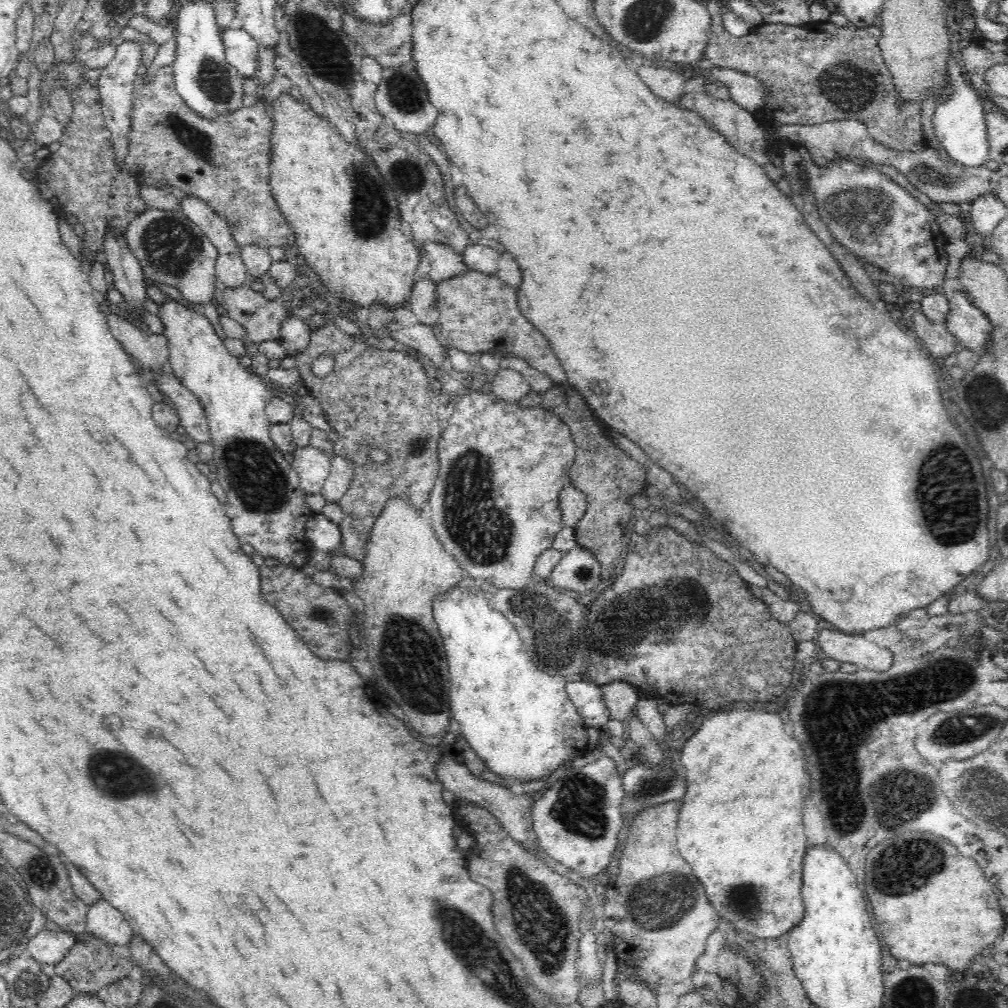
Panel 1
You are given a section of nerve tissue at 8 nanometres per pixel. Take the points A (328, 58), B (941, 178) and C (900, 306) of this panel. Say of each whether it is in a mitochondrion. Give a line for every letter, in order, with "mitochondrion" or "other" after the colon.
A: mitochondrion
B: mitochondrion
C: other

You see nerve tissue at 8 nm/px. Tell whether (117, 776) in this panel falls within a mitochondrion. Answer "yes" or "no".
yes

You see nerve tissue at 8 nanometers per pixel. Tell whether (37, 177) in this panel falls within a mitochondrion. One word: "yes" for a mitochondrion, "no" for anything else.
no

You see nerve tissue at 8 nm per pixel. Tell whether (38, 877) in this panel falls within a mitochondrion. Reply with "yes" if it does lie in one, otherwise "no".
yes

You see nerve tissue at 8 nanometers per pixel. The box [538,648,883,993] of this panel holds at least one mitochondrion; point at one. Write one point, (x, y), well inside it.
(659, 904)

